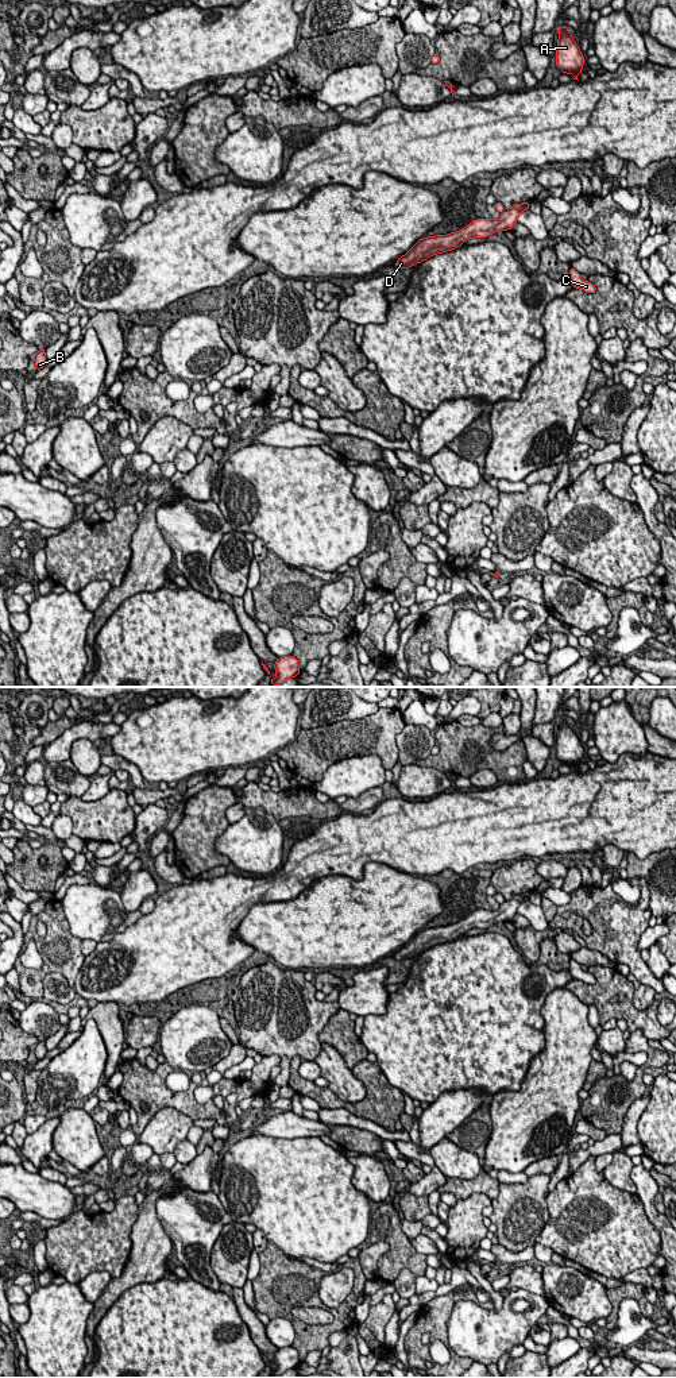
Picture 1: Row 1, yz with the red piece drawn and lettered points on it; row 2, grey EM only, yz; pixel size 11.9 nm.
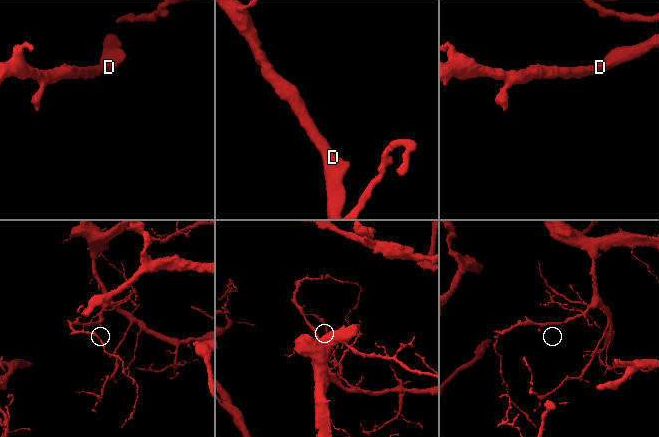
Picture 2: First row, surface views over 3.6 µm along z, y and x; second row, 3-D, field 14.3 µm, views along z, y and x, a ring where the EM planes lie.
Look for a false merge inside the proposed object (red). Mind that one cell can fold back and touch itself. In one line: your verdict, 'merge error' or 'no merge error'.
merge error

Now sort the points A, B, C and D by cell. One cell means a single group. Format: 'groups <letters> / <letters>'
groups A B D / C

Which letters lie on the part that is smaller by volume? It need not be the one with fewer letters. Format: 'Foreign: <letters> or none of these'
Foreign: C

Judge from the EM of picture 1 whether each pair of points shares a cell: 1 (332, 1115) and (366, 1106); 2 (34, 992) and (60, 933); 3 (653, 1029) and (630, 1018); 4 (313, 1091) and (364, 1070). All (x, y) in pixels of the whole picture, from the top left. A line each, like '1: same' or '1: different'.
1: different
2: same
3: same
4: same

